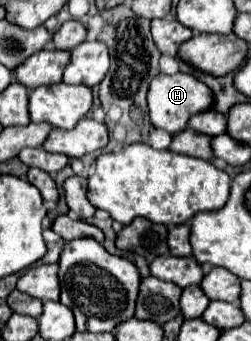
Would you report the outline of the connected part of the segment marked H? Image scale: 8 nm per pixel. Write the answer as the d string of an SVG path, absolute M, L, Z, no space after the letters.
M176 73L176 75L156 75L150 83L148 89L148 113L150 113L150 121L154 127L164 129L168 133L178 133L188 125L188 119L194 113L206 111L212 107L212 91L198 81L194 75L184 75L184 73Z

